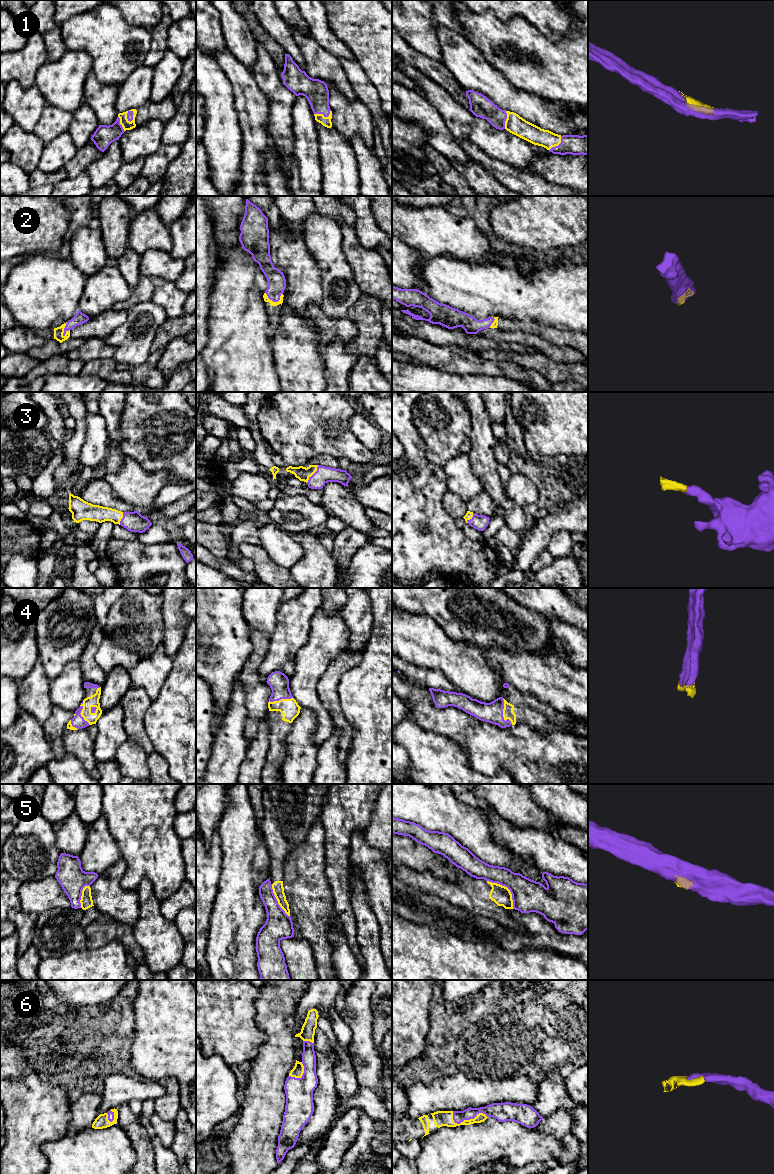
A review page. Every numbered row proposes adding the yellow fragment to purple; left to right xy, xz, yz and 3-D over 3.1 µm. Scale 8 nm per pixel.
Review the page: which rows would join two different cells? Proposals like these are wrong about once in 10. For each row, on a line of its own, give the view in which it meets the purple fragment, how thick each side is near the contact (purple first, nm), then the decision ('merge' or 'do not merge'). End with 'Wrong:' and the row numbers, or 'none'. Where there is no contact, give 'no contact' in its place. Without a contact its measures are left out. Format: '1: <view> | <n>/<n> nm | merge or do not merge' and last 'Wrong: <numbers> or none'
1: xz | 190/80 nm | merge
2: xz | 140/50 nm | merge
3: xz | 130/110 nm | merge
4: yz | 170/90 nm | merge
5: yz | 260/160 nm | do not merge
6: yz | 120/130 nm | merge
Wrong: 5

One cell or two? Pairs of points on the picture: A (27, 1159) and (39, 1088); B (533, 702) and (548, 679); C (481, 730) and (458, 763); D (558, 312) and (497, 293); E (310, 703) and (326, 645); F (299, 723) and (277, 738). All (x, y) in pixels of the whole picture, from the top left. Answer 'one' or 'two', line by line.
A: one
B: two
C: two
D: one
E: one
F: two

